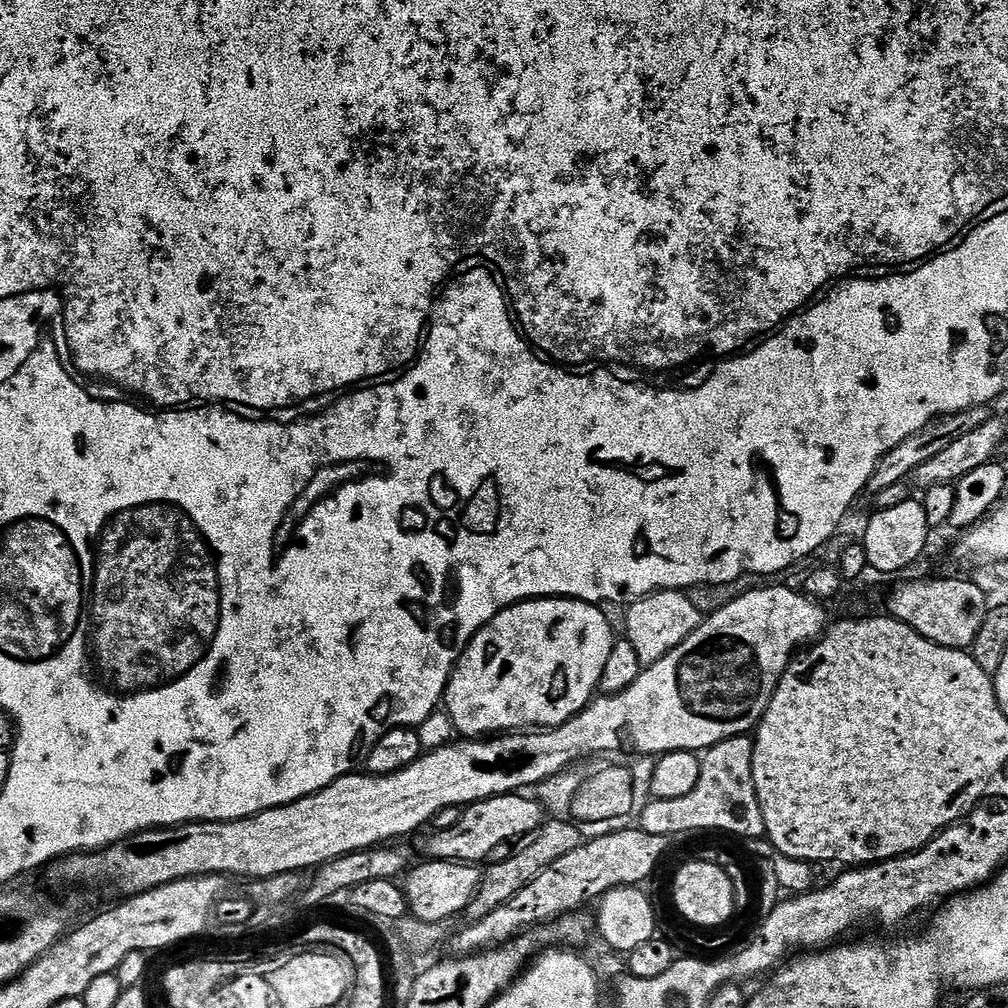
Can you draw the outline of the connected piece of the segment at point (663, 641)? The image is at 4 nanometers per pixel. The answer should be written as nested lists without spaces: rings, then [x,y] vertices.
[[[661,590],[633,600],[627,607],[625,637],[637,651],[641,667],[648,667],[661,660],[670,650],[680,645],[689,634],[703,623],[703,613],[690,602],[688,592],[684,590]]]

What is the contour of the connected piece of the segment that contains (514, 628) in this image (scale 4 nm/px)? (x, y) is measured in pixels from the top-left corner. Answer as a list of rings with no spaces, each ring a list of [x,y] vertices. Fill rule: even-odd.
[[[533,598],[498,613],[473,636],[448,677],[443,703],[453,729],[464,738],[488,738],[513,730],[556,728],[571,716],[577,716],[597,695],[602,670],[610,662],[614,635],[604,612],[603,607],[584,600]]]

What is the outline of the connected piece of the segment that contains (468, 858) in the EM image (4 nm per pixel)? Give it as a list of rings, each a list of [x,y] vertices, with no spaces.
[[[509,794],[467,805],[453,826],[432,832],[433,836],[424,844],[425,857],[428,860],[454,860],[458,864],[473,866],[505,860],[521,842],[527,841],[533,832],[546,823],[545,805],[541,804],[531,800],[528,794]]]

